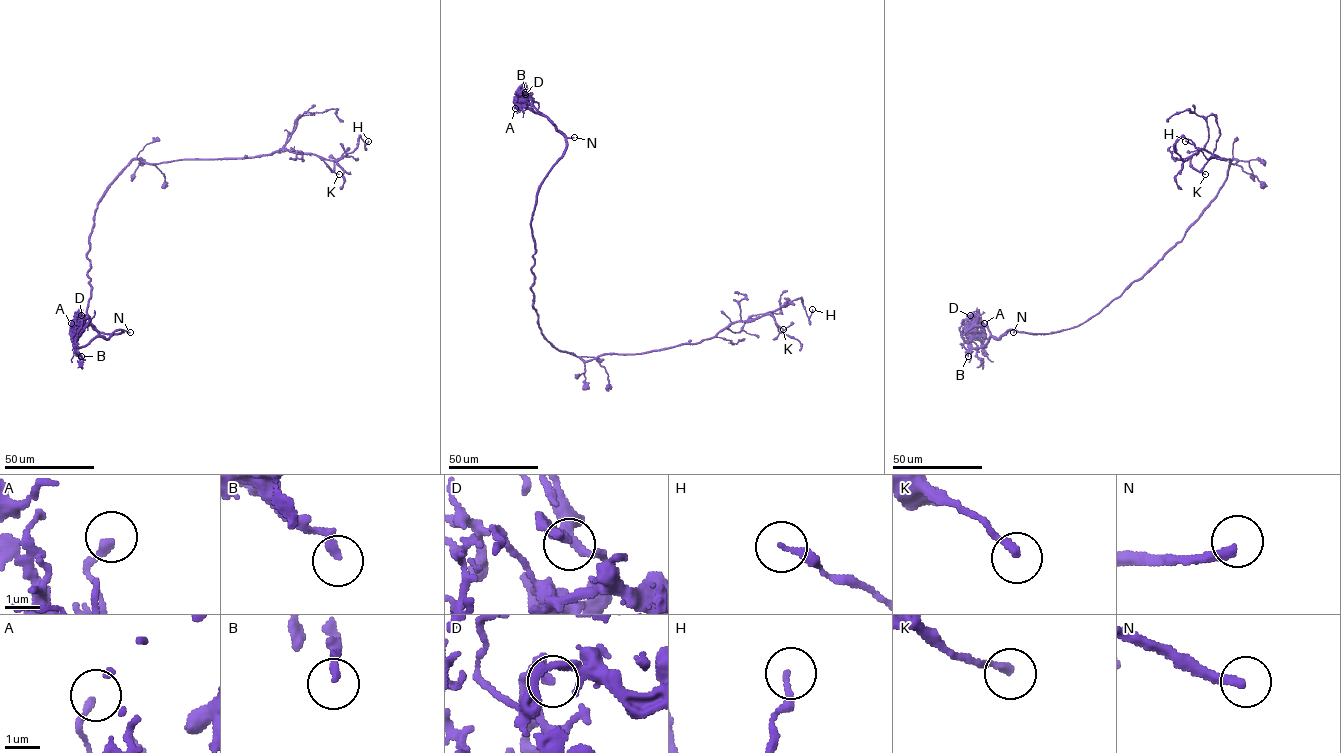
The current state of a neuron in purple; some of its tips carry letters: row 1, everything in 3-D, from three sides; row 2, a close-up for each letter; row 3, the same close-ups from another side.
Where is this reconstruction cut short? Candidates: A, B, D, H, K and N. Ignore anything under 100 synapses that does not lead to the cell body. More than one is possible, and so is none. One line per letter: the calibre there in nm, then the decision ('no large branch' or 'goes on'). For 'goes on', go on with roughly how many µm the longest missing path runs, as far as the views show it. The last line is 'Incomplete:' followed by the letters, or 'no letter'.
A: 220 nm | no large branch
B: 240 nm | no large branch
D: 280 nm | no large branch
H: 170 nm | no large branch
K: 240 nm | no large branch
N: 280 nm | goes on | 80 µm
Incomplete: N

